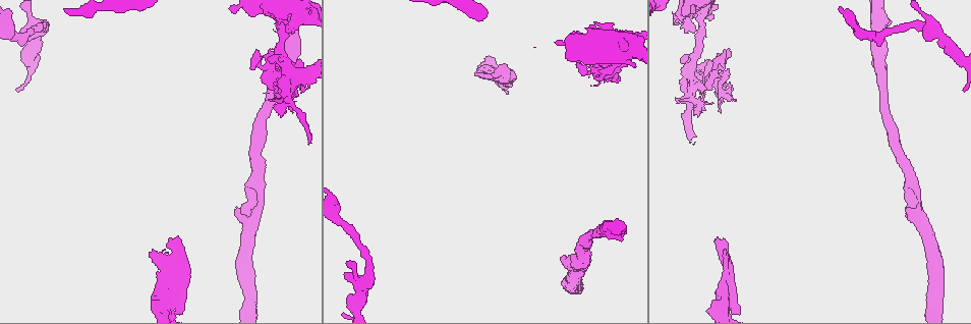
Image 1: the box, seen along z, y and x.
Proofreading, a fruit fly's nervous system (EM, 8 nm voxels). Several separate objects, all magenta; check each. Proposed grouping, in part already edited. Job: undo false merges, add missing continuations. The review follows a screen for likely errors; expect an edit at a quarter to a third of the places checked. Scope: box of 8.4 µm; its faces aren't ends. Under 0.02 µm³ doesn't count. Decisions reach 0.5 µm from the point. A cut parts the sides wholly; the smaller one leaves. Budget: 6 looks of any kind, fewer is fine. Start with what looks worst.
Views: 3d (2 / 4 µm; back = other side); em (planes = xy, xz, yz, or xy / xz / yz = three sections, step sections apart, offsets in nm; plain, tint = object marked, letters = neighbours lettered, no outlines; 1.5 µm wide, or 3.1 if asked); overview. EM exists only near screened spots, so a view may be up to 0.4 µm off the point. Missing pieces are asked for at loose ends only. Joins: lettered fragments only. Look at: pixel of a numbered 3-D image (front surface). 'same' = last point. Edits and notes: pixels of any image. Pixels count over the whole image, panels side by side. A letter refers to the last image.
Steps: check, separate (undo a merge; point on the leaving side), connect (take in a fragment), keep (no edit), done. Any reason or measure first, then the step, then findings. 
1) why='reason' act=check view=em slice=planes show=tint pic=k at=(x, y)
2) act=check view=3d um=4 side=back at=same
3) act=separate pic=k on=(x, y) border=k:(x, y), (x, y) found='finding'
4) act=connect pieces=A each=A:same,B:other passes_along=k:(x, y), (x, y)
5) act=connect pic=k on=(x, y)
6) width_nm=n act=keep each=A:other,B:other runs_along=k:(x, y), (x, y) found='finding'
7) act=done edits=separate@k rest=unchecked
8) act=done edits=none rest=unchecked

why='an open end' act=check view=3d um=4 pic=1 at=(493, 74)

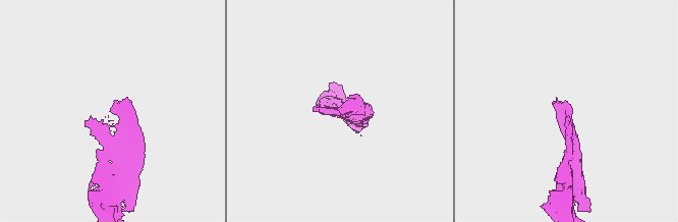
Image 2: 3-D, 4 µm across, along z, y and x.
why='need the tissue' act=check view=em slice=planes show=letters pic=2 at=(340, 110)

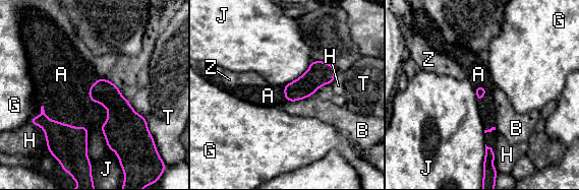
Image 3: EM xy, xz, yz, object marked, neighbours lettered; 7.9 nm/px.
act=connect pieces=A each=A:same,B:other,G:other,H:other,J:other,T:other,Z:other passes_along=3:(479, 90), (483, 96), (478, 74) found='the cell continues'

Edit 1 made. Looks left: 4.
why='tapers out' act=check view=3d um=4 pic=1 at=(729, 50)

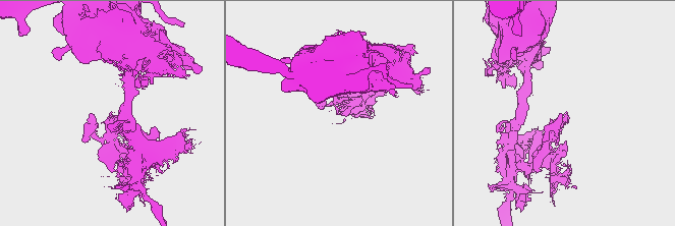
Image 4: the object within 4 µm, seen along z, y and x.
why='now the EM' act=check view=em slice=planes show=letters pic=4 at=(111, 113)

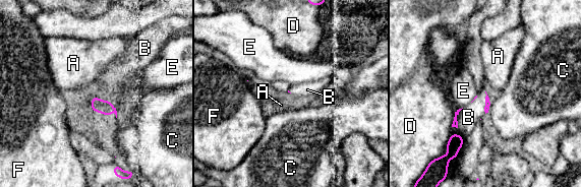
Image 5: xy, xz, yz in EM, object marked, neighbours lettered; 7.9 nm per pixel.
longest_contact=B:180nm act=keep each=A:other,B:other,C:other,D:other,E:other,F:other border=5:(484, 91), (485, 114) found='none of them fits'

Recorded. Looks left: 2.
why='thin neck' act=check view=em slice=yz step=8 show=tint pic=1 at=(921, 221)

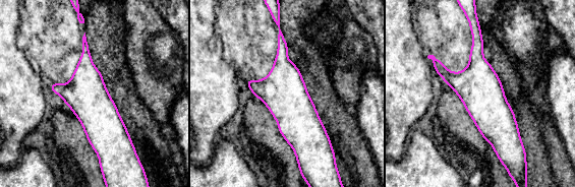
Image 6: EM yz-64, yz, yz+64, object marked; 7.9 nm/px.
why='another direction' act=check view=em slice=planes show=letters at=same

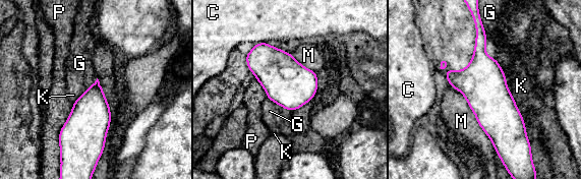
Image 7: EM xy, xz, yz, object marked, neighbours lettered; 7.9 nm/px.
longest_contact=M:650nm act=keep each=C:other,G:other,K:other,M:other,P:other runs_along=7:(480, 28), (501, 148) found='one cell here'

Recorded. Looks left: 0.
act=done edits=connect@3 rest=unchecked

